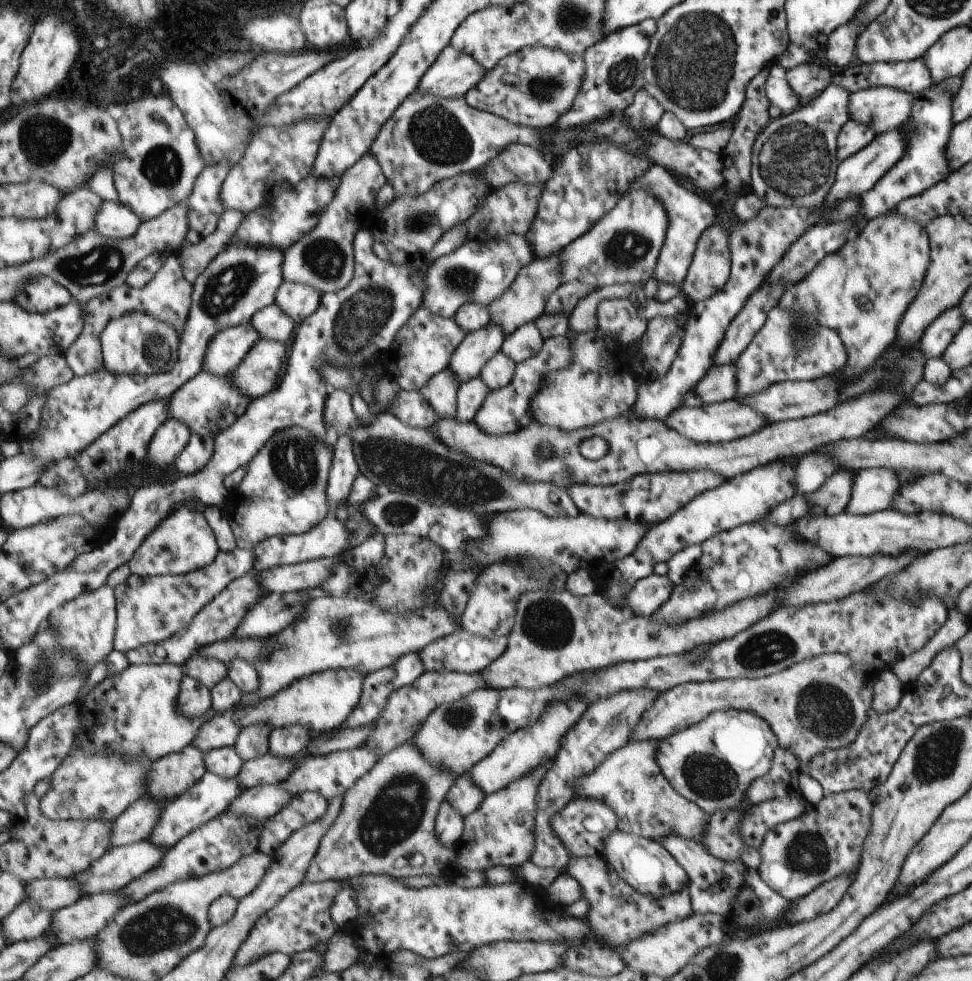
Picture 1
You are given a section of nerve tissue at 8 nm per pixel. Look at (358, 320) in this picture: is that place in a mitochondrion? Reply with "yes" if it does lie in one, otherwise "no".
yes

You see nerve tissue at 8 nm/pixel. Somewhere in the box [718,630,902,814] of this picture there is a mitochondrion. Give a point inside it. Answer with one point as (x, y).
(823, 709)

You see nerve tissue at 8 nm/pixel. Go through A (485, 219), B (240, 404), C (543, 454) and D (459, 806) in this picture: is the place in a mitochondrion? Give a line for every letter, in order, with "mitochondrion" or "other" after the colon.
A: other
B: other
C: mitochondrion
D: other

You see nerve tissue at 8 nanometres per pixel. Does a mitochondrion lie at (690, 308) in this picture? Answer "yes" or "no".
no

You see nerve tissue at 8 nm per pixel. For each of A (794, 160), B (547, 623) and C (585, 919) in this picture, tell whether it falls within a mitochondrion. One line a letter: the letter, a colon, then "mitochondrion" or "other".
A: mitochondrion
B: mitochondrion
C: other

